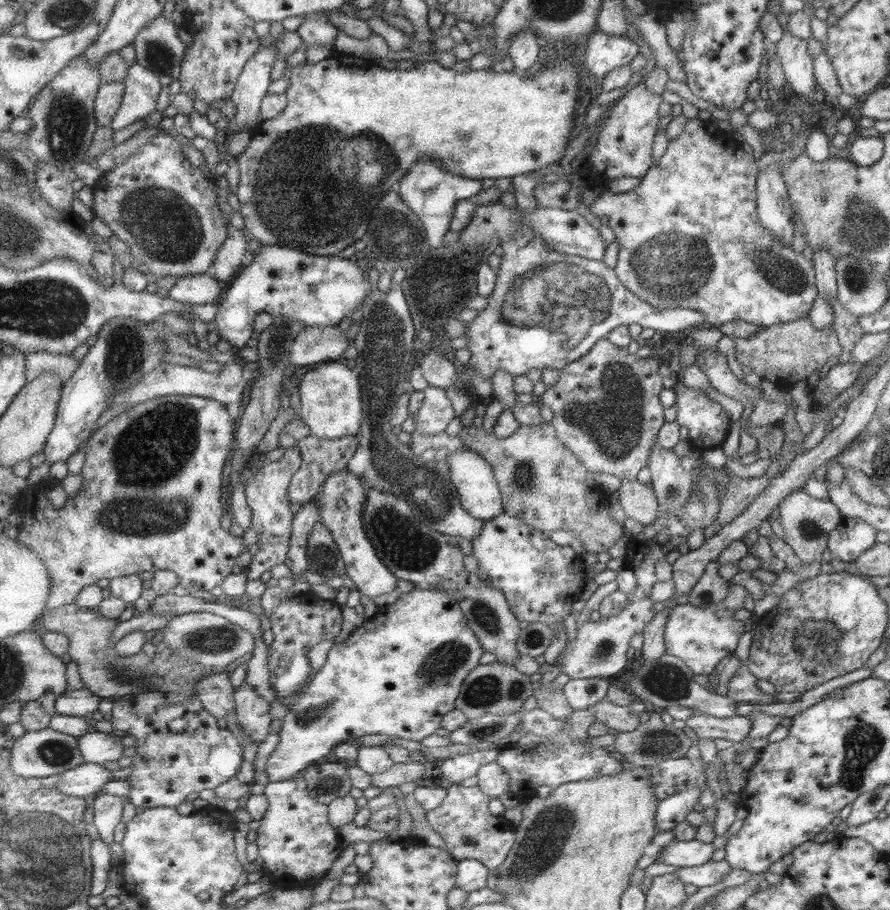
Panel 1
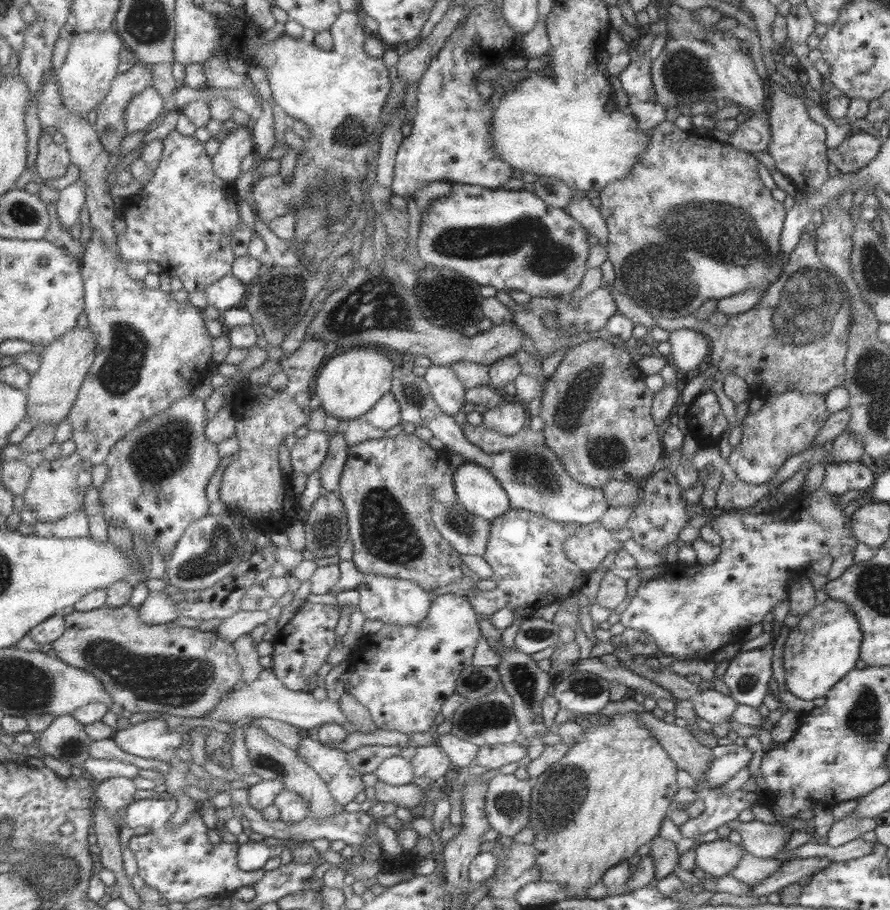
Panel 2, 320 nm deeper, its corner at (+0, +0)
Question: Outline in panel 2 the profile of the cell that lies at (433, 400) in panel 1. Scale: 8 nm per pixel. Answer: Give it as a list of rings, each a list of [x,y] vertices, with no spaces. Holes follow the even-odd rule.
[[[431,363],[424,373],[424,380],[429,385],[431,396],[439,411],[453,417],[464,405],[465,387],[459,382],[450,365]]]

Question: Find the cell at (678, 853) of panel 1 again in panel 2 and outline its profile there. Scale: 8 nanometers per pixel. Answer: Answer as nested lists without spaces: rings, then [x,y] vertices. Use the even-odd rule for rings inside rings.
[[[716,839],[696,847],[694,862],[706,876],[720,877],[729,874],[737,866],[743,853],[744,848],[740,844],[733,844],[727,839]]]

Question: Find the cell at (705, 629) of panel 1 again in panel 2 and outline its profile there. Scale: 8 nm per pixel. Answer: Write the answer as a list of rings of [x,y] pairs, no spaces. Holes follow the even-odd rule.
[[[801,486],[792,499],[769,511],[719,511],[715,519],[709,520],[712,530],[721,537],[720,552],[715,561],[709,565],[668,566],[663,576],[641,582],[625,610],[615,619],[625,628],[649,634],[659,650],[674,660],[710,660],[721,646],[732,640],[740,640],[749,626],[761,623],[765,614],[772,612],[777,603],[786,599],[790,582],[805,577],[805,569],[817,559],[834,559],[853,553],[858,542],[852,533],[851,516],[843,513],[837,498],[821,487],[807,490]]]

